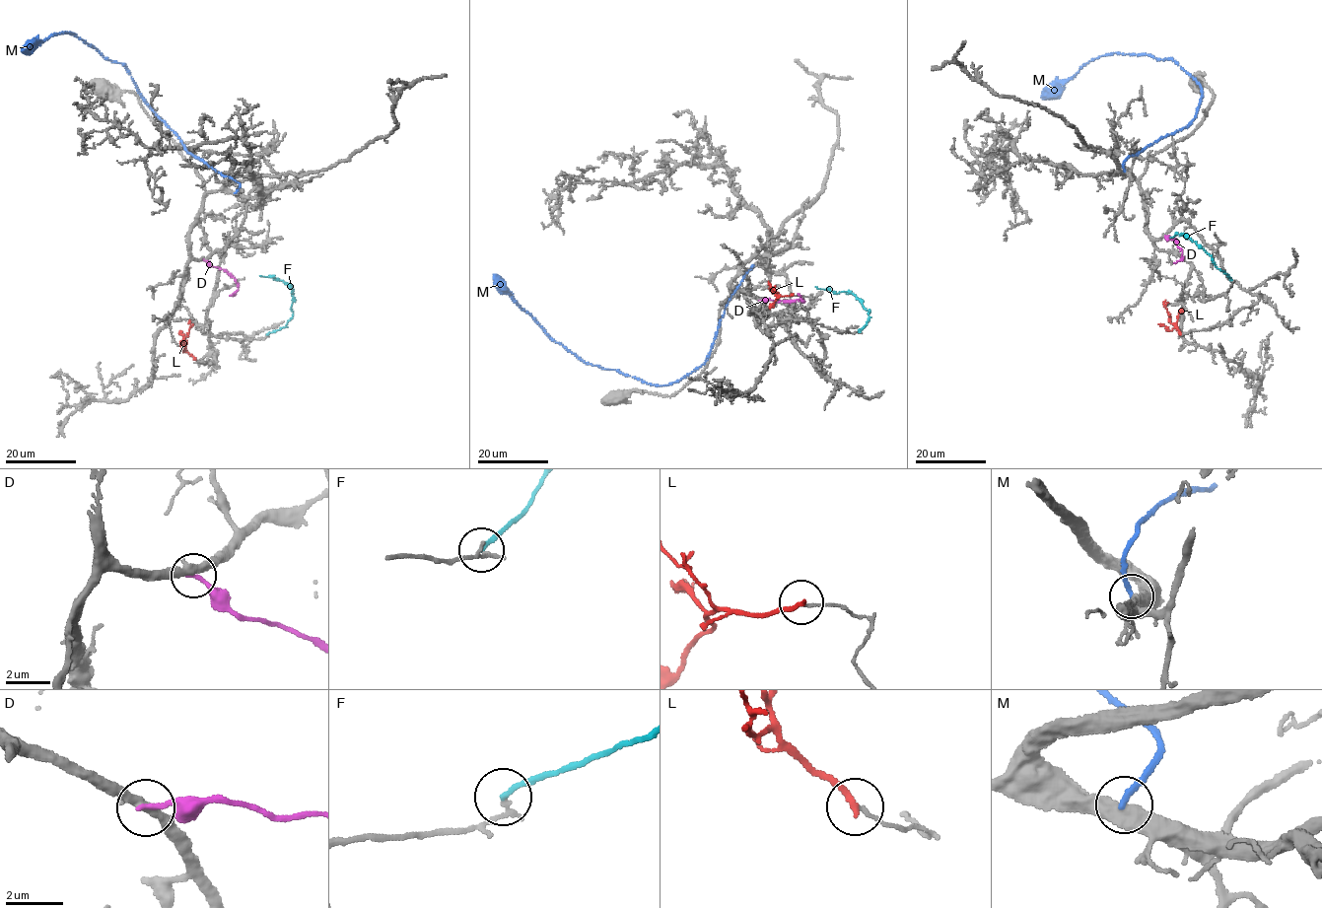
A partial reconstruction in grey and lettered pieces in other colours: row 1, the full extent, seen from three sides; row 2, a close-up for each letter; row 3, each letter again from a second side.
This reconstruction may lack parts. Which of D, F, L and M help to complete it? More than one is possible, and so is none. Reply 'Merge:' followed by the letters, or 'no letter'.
Merge: no letter

